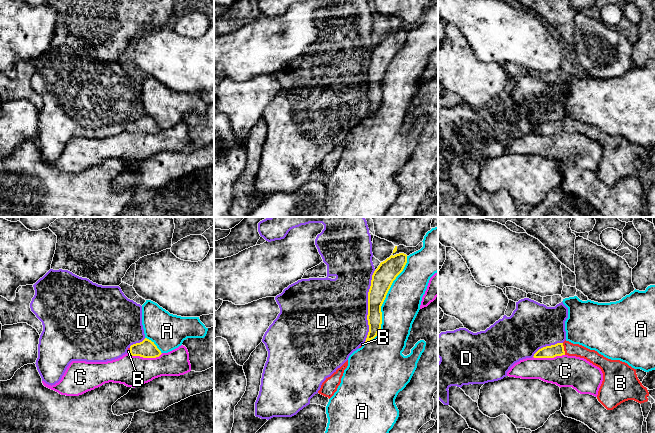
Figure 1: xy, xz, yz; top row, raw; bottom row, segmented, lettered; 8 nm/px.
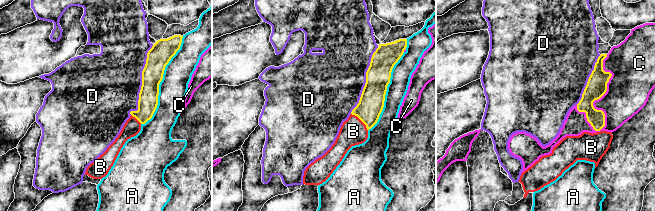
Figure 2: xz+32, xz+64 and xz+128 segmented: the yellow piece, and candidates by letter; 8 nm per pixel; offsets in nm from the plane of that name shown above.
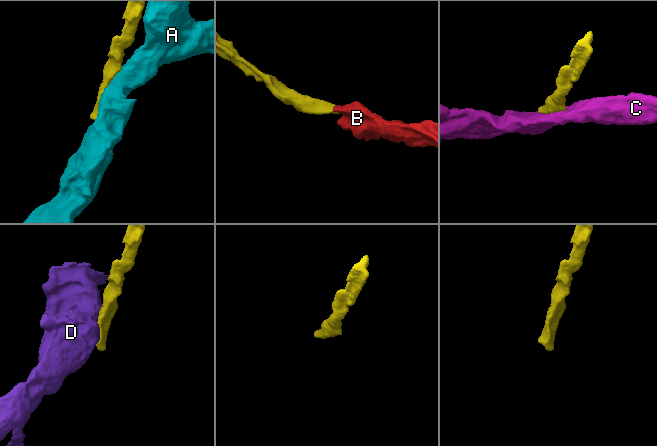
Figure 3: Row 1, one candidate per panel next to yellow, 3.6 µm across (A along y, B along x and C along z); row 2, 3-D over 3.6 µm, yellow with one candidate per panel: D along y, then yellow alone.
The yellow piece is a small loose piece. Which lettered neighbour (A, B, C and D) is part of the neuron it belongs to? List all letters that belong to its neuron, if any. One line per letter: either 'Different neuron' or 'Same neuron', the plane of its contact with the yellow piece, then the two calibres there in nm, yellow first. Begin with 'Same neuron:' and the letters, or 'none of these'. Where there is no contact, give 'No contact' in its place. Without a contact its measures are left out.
Same neuron: B
A: Different neuron. Touches yellow in xz. Thickness 170 nm (yellow) against 280 nm
B: Same neuron. Touches yellow in yz. Thickness 100 nm (yellow) against 100 nm
C: Different neuron. Touches yellow in xy. Thickness 140 nm (yellow) against 260 nm
D: Different neuron. Touches yellow in xz. Thickness 170 nm (yellow) against 480 nm

